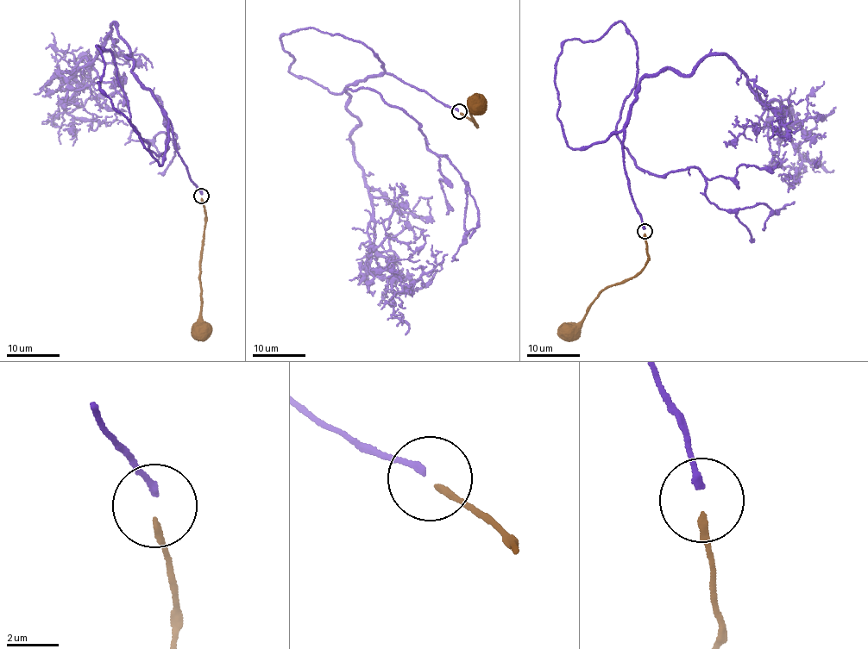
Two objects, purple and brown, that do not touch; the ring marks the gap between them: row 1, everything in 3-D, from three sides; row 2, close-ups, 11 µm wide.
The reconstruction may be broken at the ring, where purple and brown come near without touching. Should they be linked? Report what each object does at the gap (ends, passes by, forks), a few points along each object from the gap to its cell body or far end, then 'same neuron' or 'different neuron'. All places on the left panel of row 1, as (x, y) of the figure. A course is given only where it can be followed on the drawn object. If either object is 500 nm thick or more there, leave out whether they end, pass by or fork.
purple ends; brown ends; course purple (201, 194), (169, 122), (160, 165), (101, 90), (96, 46), (149, 150), (166, 126), (177, 150), (133, 128); course brown (201, 198), (205, 224), (199, 277), (201, 310), (206, 326), (204, 331); different neuron

